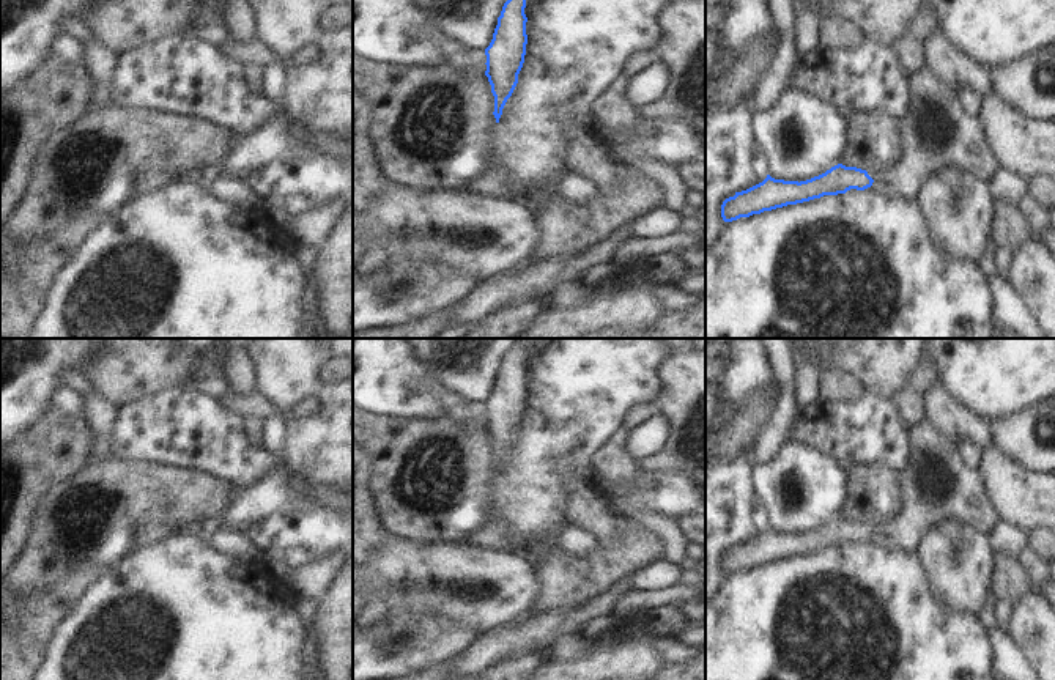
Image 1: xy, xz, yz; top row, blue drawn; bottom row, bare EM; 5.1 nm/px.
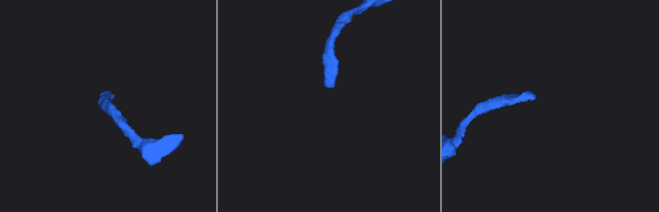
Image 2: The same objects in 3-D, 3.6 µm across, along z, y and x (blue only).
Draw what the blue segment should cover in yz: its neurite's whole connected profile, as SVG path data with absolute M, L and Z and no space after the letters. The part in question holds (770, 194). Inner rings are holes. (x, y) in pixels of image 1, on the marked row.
M923 65L909 77L910 109L899 120L902 156L872 179L866 170L838 164L806 181L767 178L721 205L721 217L732 222L764 211L797 205L824 195L864 190L874 186L887 197L916 200L924 181L946 168L972 173L989 183L1000 168L994 157L979 116L970 116L957 94L929 66Z

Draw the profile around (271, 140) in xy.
M274 61L263 68L261 94L272 101L279 112L260 128L241 135L238 145L222 161L220 175L228 179L246 178L290 151L290 129L283 101L283 66Z

